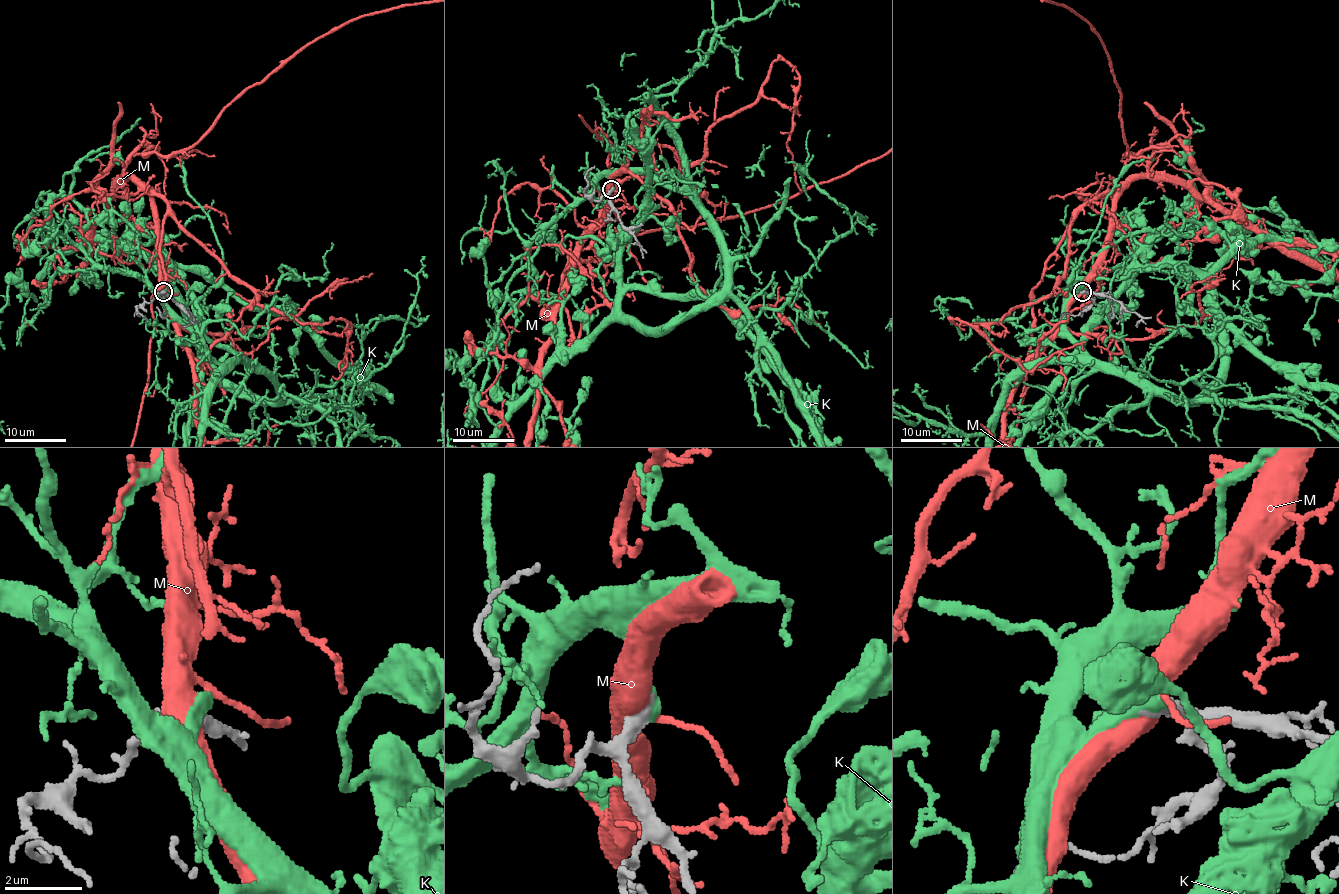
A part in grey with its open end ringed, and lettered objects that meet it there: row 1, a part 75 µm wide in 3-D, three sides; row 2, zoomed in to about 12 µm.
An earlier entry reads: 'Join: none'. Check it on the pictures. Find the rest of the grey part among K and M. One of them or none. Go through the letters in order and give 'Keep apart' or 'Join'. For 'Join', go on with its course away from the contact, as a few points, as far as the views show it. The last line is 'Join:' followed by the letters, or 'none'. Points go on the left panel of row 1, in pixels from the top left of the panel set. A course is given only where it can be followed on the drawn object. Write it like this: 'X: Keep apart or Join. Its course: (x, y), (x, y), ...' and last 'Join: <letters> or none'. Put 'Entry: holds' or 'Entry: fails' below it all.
K: Join
M: Keep apart
Join: K
Entry: fails

